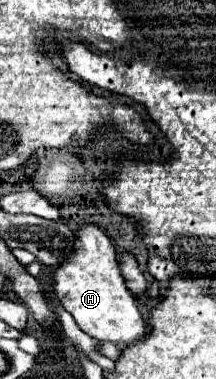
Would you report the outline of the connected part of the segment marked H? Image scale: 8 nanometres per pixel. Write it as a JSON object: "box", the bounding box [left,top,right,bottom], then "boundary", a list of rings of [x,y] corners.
{"box":[51,225,147,349],"boundary":[[[87,225],[77,233],[73,253],[53,271],[51,277],[57,301],[73,315],[87,335],[99,341],[111,341],[121,349],[147,337],[147,323],[119,271],[115,247],[99,227]]]}

